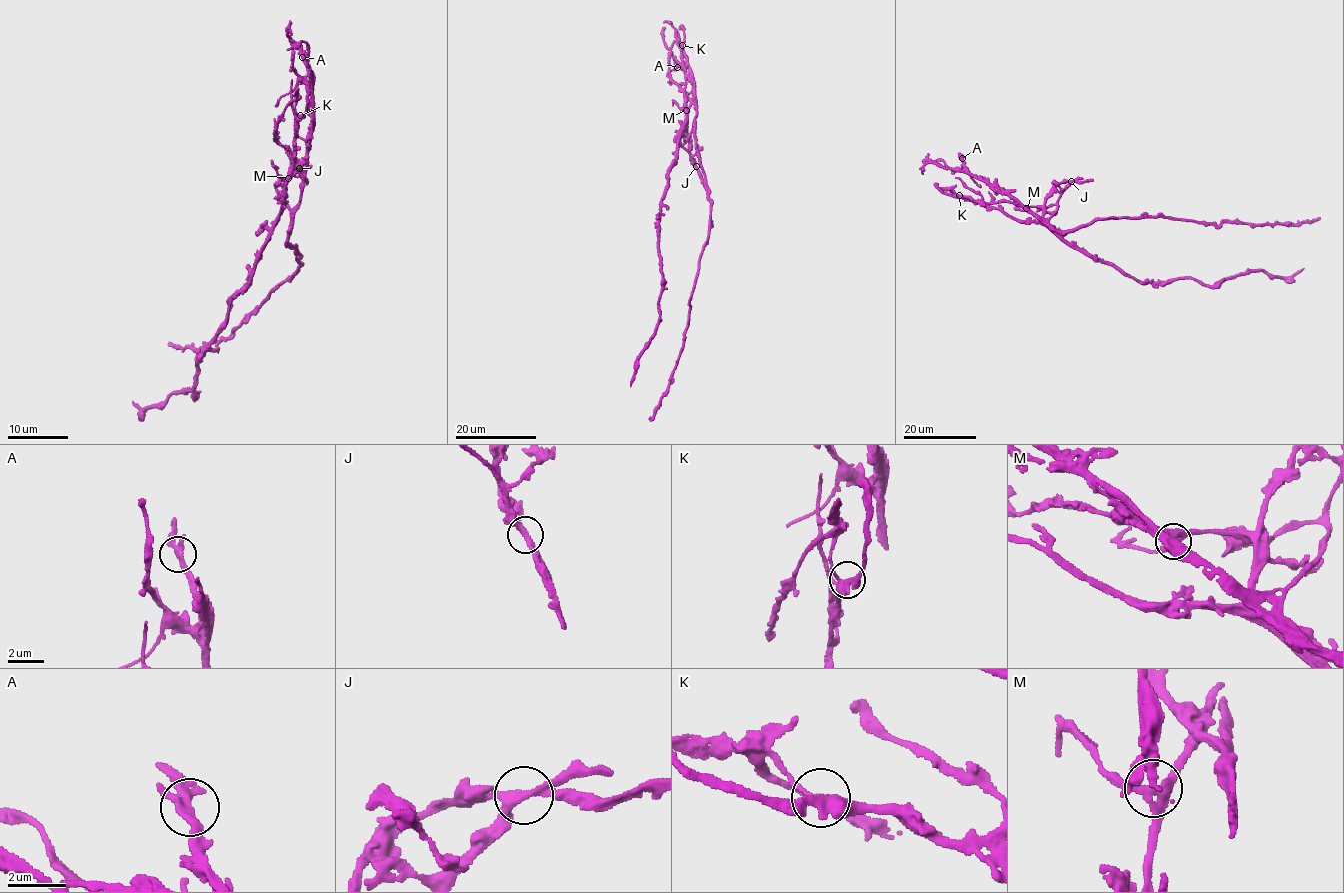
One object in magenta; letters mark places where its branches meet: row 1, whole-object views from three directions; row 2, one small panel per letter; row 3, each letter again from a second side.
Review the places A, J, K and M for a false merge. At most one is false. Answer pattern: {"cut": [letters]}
{"cut": ["J"]}

